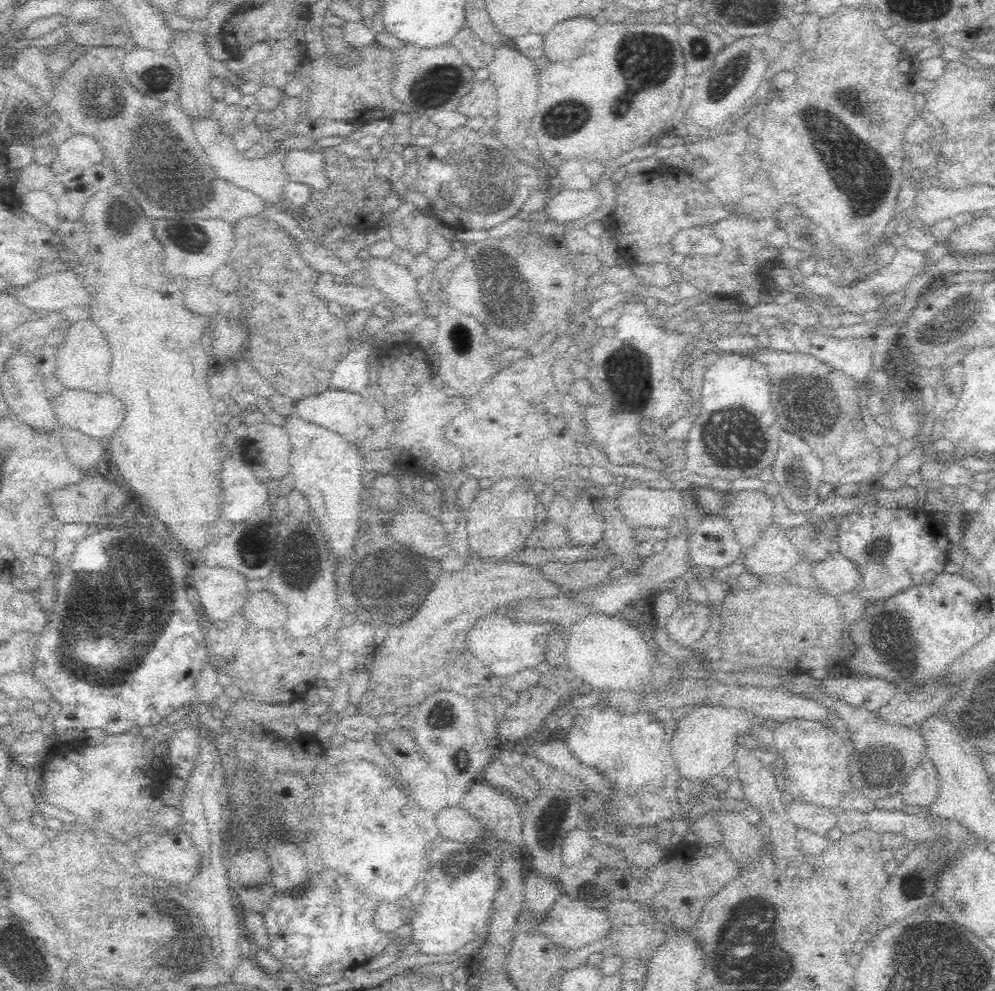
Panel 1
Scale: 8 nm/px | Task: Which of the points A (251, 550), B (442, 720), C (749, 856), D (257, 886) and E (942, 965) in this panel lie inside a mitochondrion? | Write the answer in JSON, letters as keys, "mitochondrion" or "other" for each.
{"A":"mitochondrion","B":"mitochondrion","C":"other","D":"other","E":"mitochondrion"}

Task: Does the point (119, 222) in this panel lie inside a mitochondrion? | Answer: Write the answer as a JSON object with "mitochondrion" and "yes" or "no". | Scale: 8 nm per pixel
{"mitochondrion":"yes"}

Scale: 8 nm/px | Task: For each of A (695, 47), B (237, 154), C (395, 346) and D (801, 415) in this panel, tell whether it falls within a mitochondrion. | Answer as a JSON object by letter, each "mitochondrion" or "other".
{"A":"mitochondrion","B":"other","C":"other","D":"mitochondrion"}

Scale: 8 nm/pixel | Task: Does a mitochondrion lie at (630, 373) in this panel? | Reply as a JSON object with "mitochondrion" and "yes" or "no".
{"mitochondrion":"yes"}

